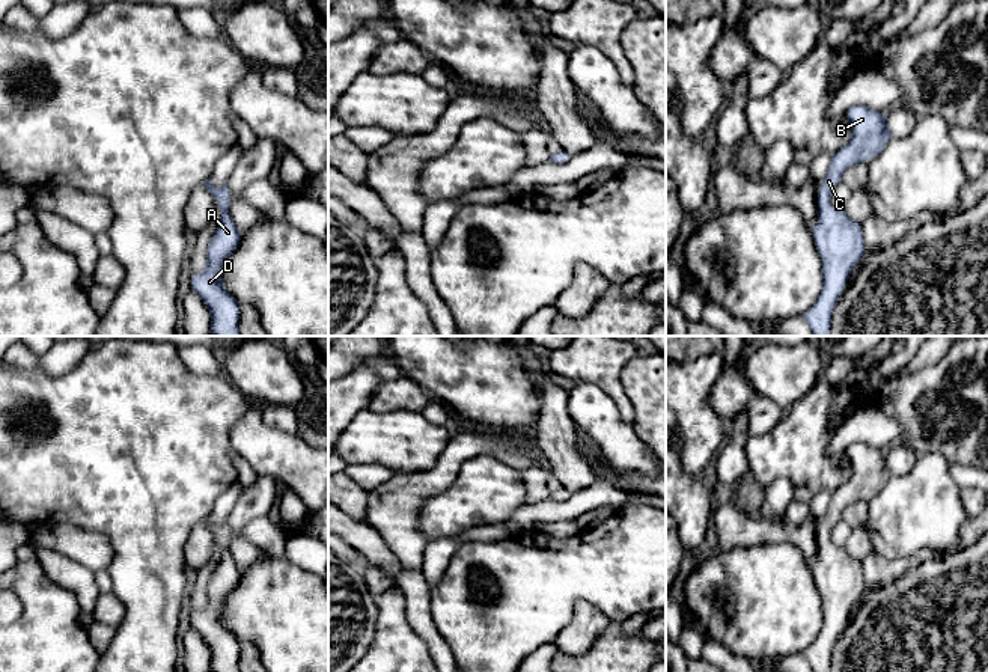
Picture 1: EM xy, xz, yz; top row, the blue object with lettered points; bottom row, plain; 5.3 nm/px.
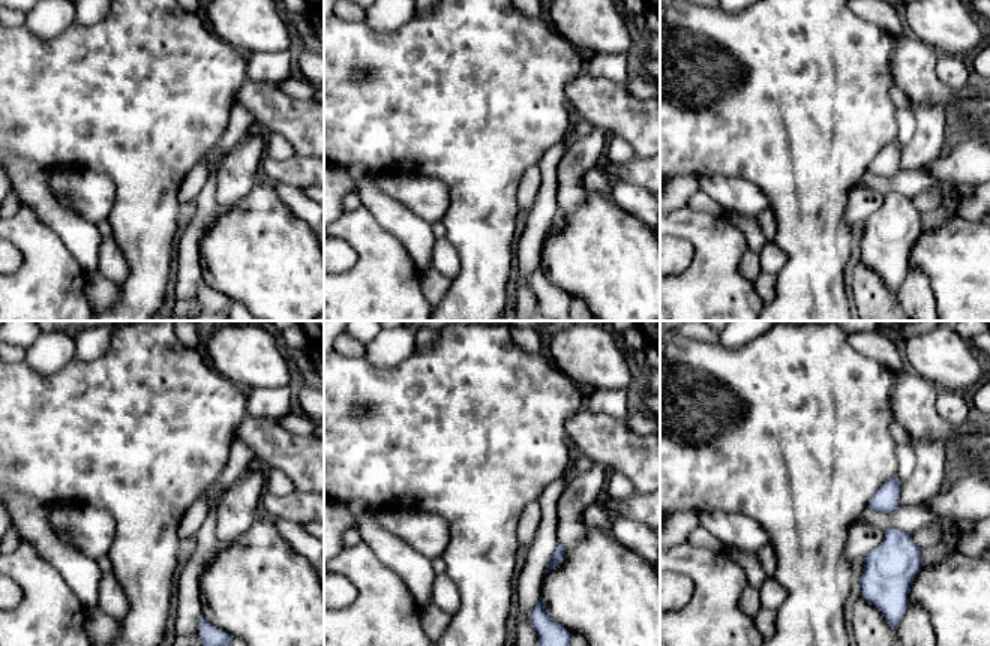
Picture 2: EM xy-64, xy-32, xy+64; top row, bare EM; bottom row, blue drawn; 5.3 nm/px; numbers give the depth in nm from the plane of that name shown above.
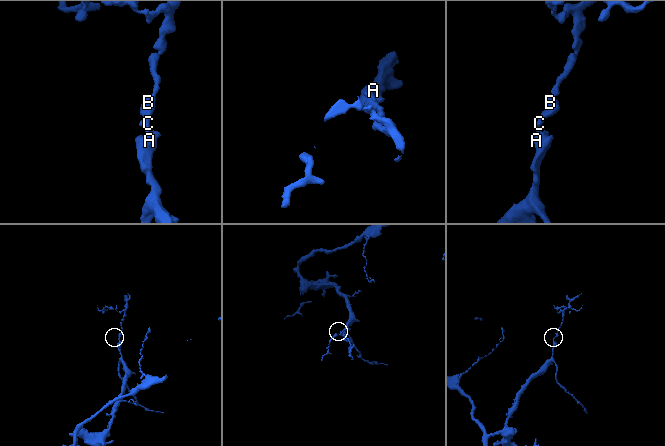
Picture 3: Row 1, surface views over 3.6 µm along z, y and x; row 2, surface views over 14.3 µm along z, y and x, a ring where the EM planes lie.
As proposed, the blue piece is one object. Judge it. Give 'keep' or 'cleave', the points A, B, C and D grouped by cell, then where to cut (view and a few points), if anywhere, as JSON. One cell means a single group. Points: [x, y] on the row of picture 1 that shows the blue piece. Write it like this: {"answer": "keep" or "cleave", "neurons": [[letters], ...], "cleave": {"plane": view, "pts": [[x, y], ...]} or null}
{"answer": "keep", "neurons": [["A", "B", "C", "D"]], "cleave": null}

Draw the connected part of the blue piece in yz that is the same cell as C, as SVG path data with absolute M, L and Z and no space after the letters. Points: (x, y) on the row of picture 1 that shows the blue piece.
M852 105L845 113L852 136L849 143L831 157L828 172L818 191L818 223L812 231L822 261L822 289L816 303L803 318L813 336L828 336L833 307L845 289L852 267L864 253L860 223L849 218L845 209L831 205L831 191L842 182L842 175L848 167L877 157L892 136L887 116L877 110Z

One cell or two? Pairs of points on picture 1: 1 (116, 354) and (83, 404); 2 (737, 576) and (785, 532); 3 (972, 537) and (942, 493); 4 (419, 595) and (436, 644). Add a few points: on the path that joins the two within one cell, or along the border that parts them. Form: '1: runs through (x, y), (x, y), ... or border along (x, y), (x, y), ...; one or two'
1: runs through (116, 366), (116, 371), (95, 392); one
2: border along (740, 546), (791, 543), (806, 558); two
3: border along (969, 519), (961, 529), (957, 550); two
4: runs through (419, 607), (420, 623), (428, 632); one

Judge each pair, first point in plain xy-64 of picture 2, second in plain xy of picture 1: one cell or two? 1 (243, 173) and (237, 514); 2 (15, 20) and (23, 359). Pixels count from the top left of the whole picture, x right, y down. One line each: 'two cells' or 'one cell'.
1: one cell
2: one cell

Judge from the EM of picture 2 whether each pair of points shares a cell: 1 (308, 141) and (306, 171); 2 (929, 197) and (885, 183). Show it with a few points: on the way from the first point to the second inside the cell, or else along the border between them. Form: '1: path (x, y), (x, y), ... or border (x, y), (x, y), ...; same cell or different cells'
1: border (296, 153), (308, 156); different cells
2: border (912, 198), (921, 192), (935, 191), (941, 203); different cells

